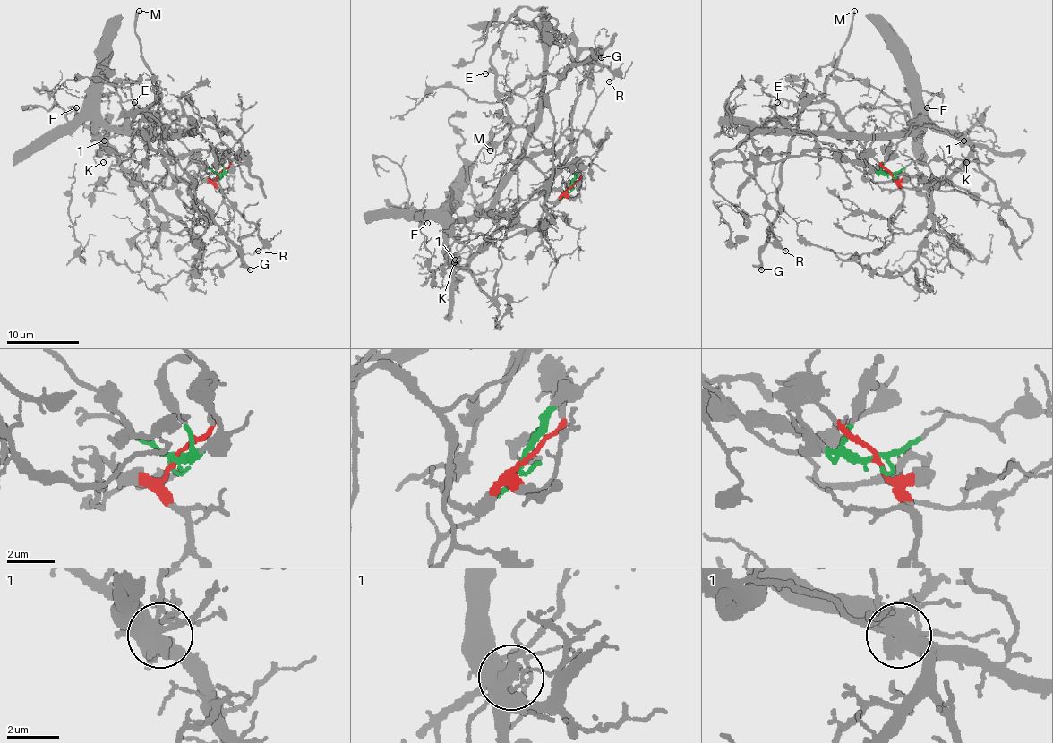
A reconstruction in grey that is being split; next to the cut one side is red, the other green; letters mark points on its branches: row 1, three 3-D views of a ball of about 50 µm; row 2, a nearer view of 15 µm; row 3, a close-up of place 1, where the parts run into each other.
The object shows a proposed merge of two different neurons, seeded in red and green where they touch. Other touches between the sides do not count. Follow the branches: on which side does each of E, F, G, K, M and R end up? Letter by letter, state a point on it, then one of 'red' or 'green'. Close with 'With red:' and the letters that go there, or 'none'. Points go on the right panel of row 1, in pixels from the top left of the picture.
E: at (777, 102); red
F: at (927, 107); green
G: at (761, 269); red
K: at (966, 162); green
M: at (854, 11); red
R: at (785, 251); green
With red: E, G, M

